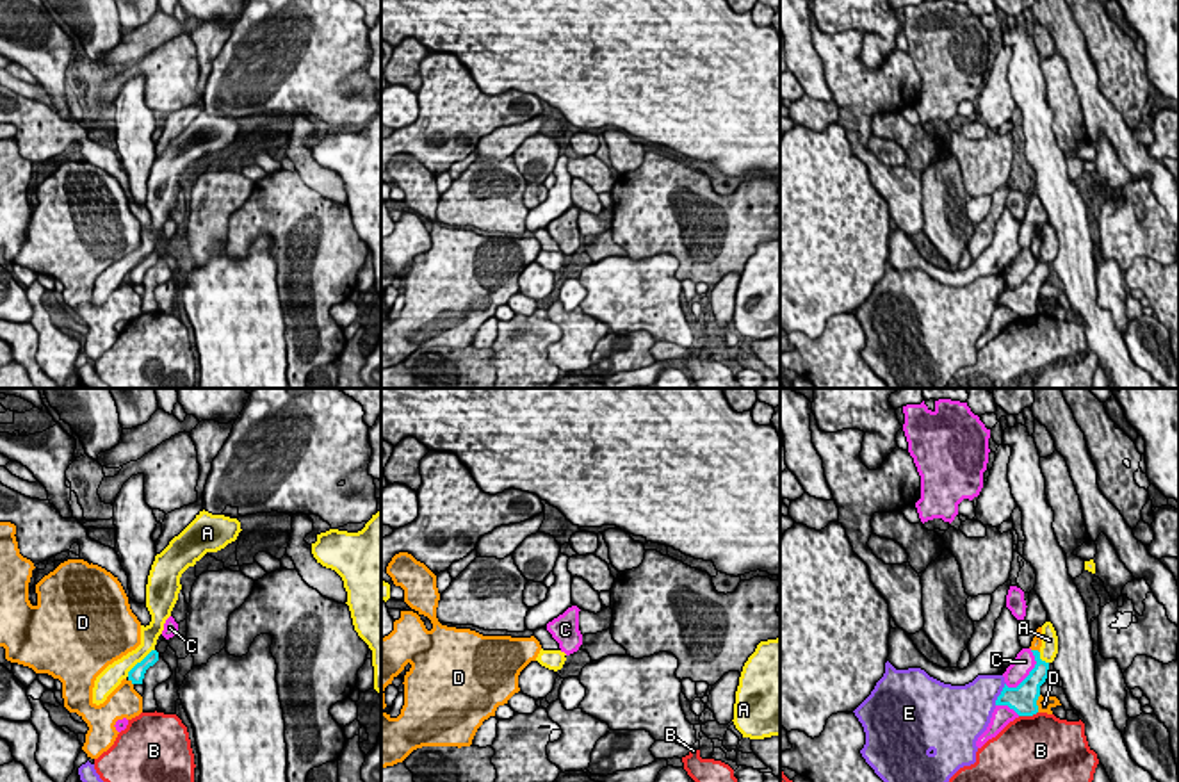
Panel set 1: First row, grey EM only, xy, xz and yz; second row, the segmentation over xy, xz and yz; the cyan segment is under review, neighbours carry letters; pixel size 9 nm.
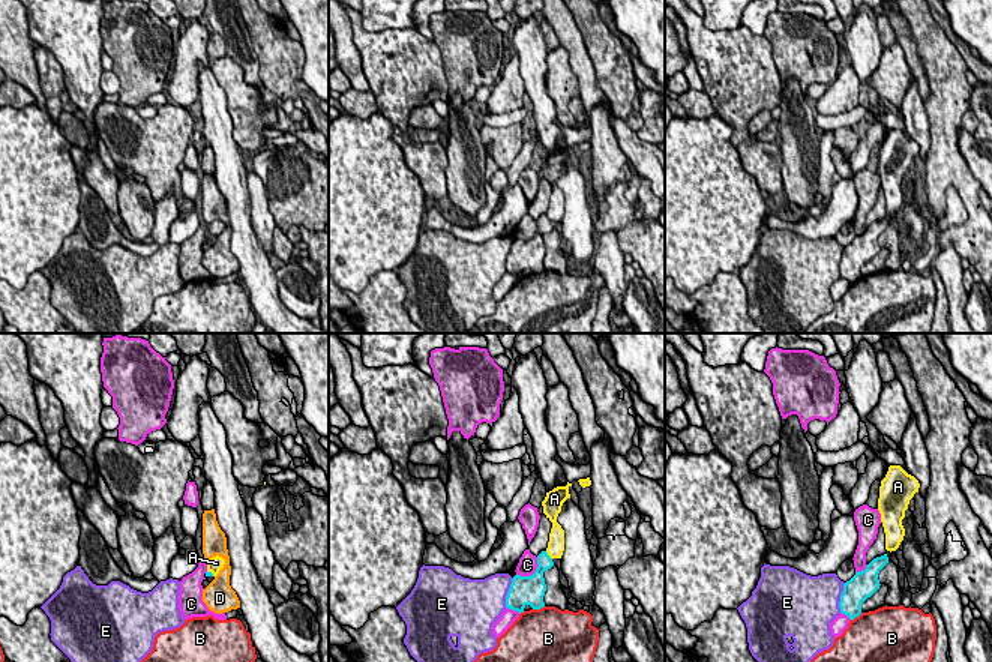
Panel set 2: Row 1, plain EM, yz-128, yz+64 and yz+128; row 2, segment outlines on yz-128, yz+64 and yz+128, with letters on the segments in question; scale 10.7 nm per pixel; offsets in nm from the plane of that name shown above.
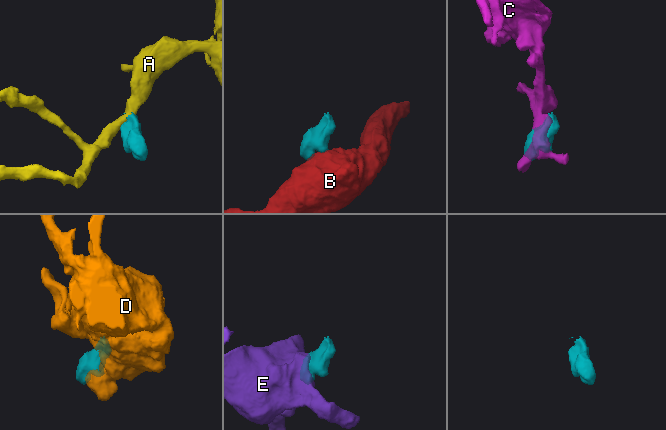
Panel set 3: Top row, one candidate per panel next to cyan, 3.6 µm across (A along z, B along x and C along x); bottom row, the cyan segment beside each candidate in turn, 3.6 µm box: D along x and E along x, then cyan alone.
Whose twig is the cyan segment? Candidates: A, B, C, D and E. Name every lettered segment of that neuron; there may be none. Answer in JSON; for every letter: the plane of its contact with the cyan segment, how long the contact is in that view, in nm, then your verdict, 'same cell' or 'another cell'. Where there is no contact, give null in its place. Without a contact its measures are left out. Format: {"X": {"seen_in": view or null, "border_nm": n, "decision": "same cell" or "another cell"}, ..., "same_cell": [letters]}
{"A": {"seen_in": "xy", "border_nm": 360, "decision": "another cell"}, "B": {"seen_in": "yz", "border_nm": 180, "decision": "another cell"}, "C": {"seen_in": "yz", "border_nm": 420, "decision": "another cell"}, "D": {"seen_in": "yz", "border_nm": 160, "decision": "same cell"}, "E": {"seen_in": "yz", "border_nm": 240, "decision": "another cell"}, "same_cell": ["D"]}

